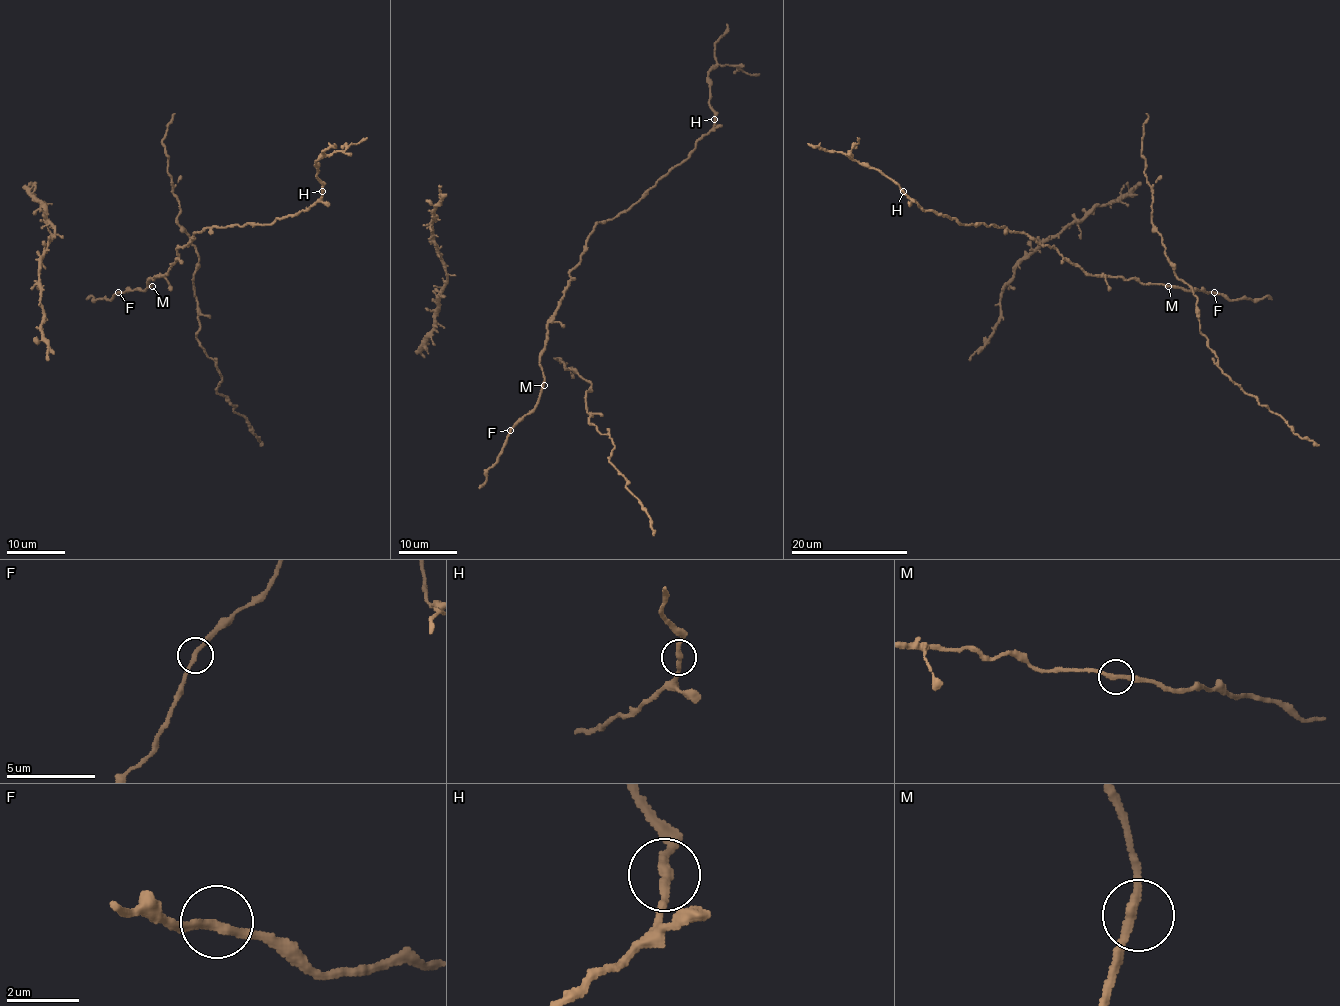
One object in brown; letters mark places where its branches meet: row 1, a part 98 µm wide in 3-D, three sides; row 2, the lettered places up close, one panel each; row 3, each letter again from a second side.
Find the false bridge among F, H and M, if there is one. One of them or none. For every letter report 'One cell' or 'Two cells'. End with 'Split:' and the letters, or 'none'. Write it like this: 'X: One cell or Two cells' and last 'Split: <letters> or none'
F: One cell
H: One cell
M: One cell
Split: none

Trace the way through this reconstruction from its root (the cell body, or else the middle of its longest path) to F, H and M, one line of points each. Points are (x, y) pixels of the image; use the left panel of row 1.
F: (169, 270), (163, 275), (152, 278), (147, 283), (152, 284), (144, 290), (118, 292)
H: (169, 270), (178, 256), (177, 249), (206, 227), (272, 224), (307, 210), (320, 198), (322, 190)
M: (169, 270), (163, 275), (152, 278), (147, 283), (152, 286)

